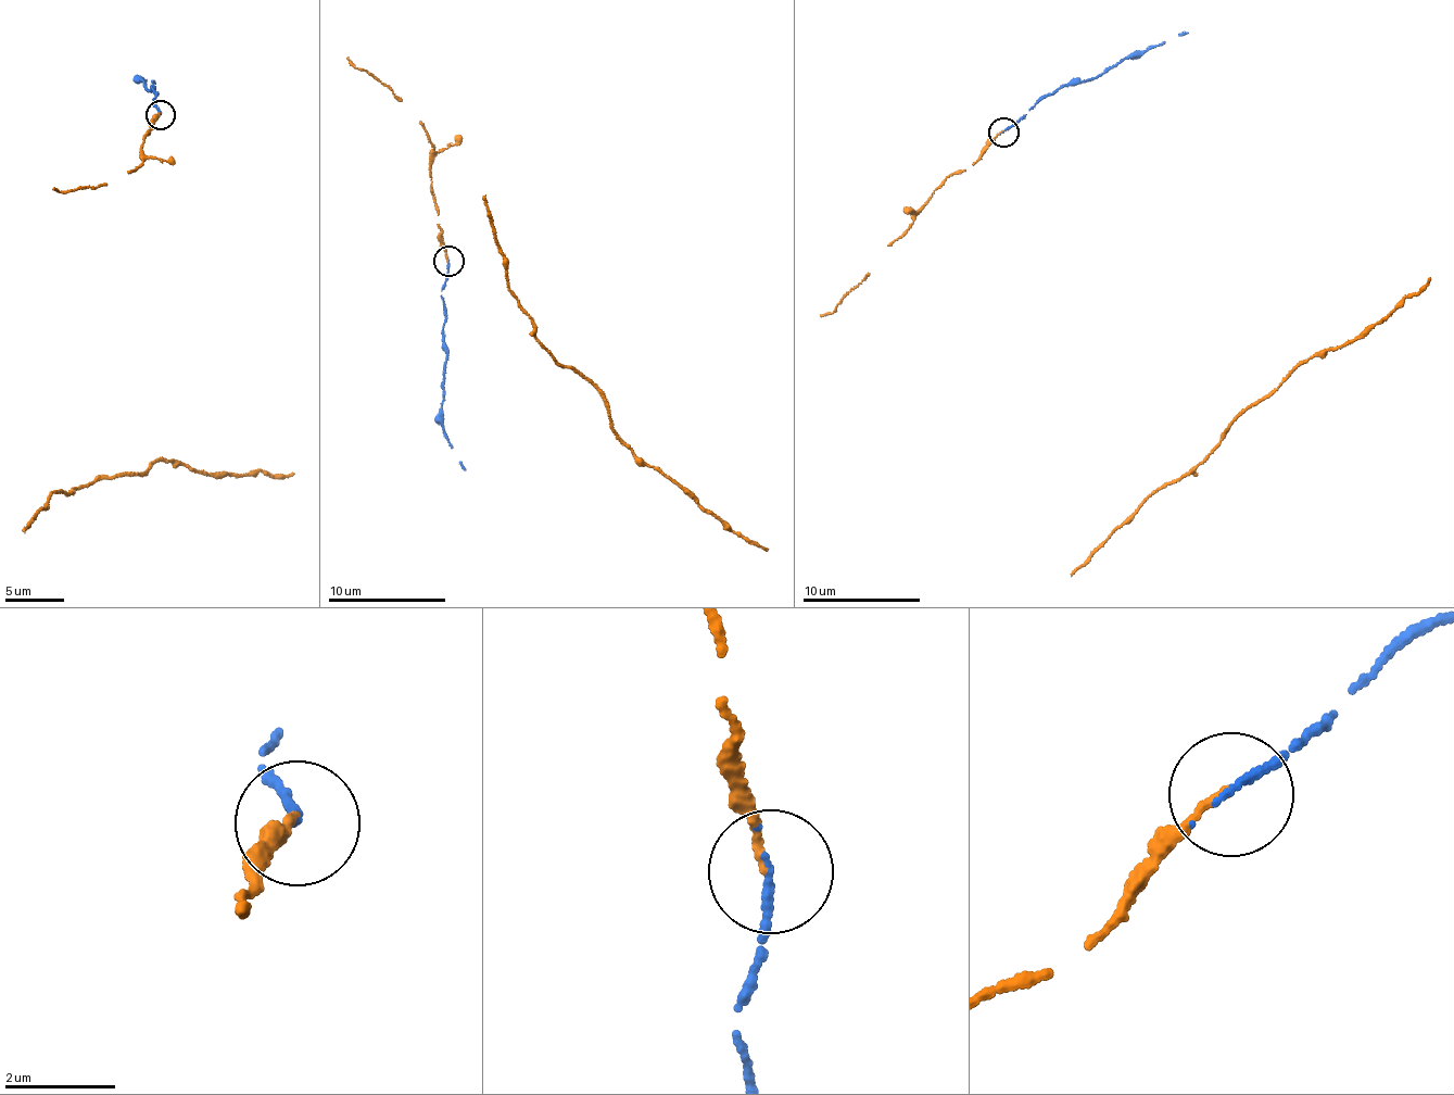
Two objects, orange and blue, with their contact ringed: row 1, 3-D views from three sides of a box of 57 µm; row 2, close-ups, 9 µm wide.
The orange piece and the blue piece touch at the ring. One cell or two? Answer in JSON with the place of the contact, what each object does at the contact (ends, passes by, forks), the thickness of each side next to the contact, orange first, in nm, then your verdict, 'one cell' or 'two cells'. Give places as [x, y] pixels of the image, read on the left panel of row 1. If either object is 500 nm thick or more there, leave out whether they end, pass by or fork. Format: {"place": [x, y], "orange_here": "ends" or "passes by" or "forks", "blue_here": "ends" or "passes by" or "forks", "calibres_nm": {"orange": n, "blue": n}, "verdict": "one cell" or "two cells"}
{"place": [160, 114], "orange_here": "ends", "blue_here": "ends", "calibres_nm": {"orange": 130, "blue": 140}, "verdict": "one cell"}

